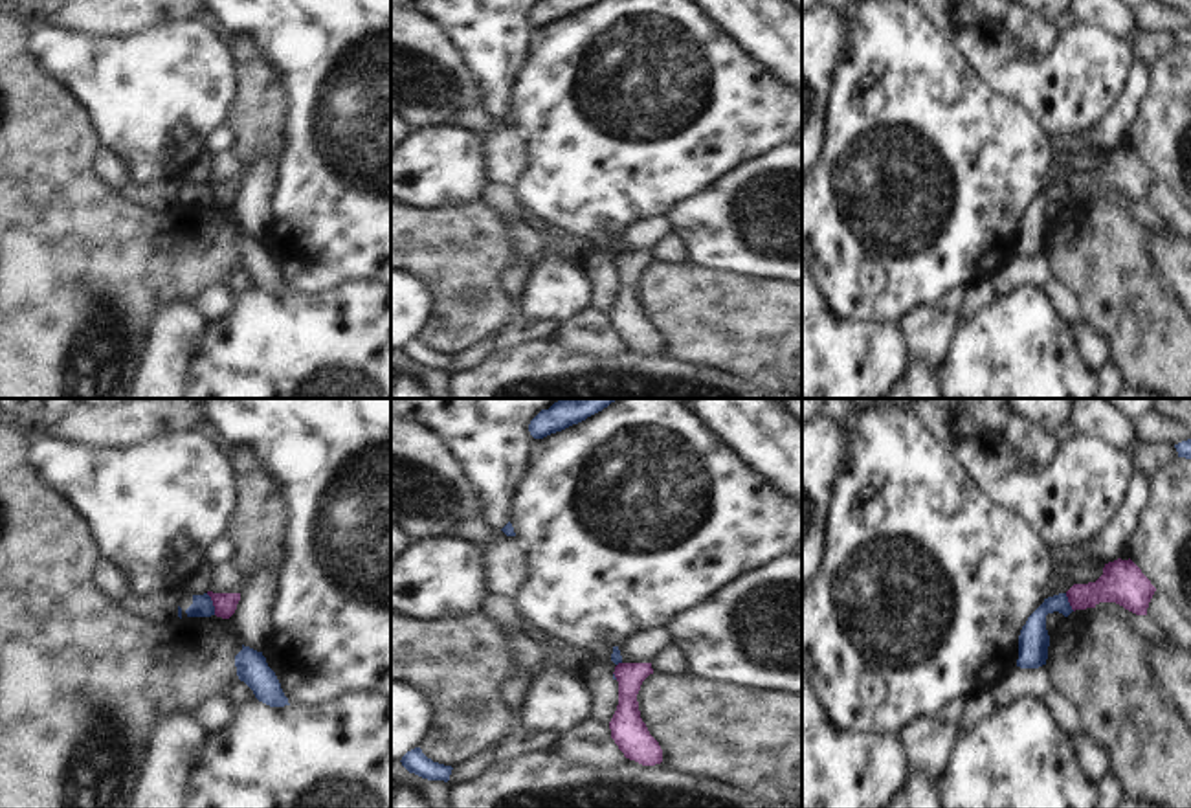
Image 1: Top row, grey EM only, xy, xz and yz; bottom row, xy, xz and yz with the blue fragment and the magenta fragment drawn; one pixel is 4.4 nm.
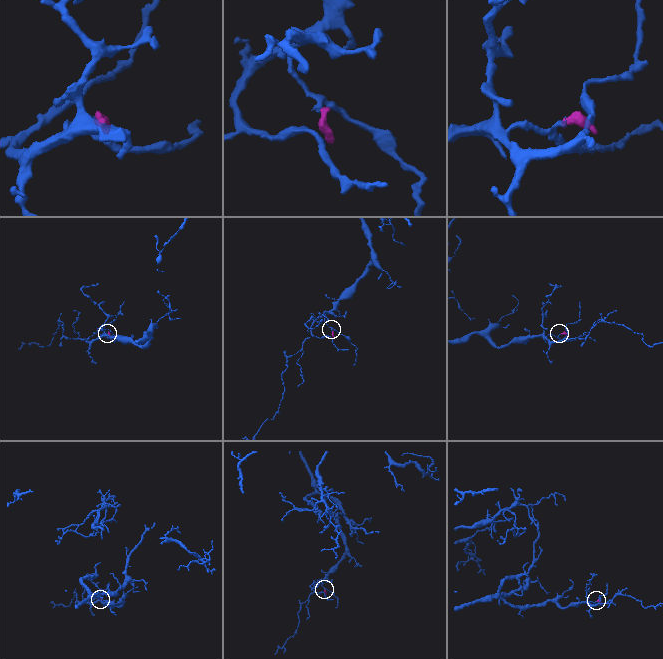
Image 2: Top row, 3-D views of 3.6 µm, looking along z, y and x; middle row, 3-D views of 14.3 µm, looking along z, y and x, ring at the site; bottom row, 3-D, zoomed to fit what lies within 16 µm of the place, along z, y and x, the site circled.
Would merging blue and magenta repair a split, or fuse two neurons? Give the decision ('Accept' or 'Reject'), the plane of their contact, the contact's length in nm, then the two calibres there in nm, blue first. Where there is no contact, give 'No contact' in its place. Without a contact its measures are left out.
Reject. Touches blue in xy. Shared border 100 nm. Thickness 100 nm (blue) against 100 nm

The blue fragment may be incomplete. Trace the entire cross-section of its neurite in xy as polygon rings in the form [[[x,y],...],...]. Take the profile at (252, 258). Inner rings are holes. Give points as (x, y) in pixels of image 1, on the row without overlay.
[[[242,233],[242,239],[235,244],[235,255],[239,268],[253,279],[259,290],[270,296],[290,294],[262,241]]]

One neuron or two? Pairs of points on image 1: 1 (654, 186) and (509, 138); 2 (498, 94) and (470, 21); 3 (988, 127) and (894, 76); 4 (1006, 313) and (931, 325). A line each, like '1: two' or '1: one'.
1: two
2: one
3: one
4: two

